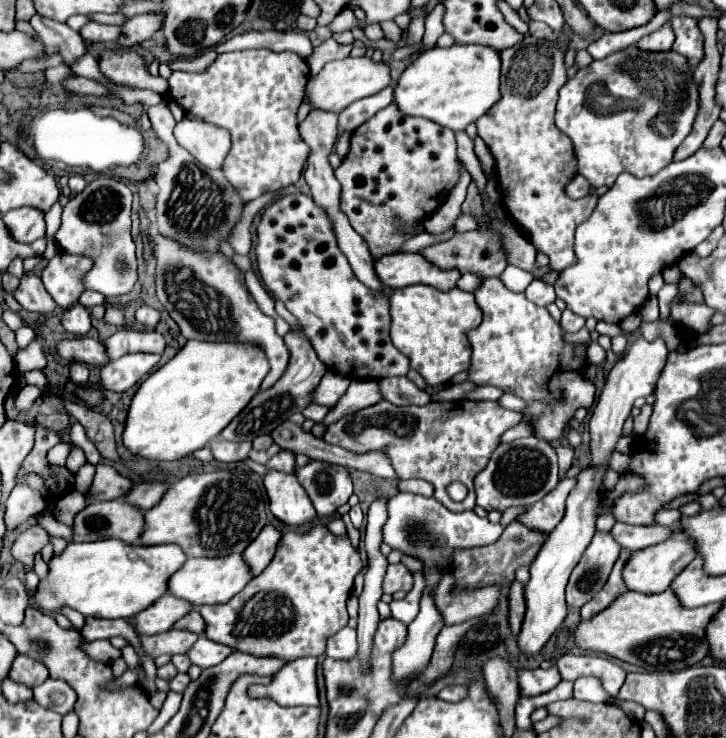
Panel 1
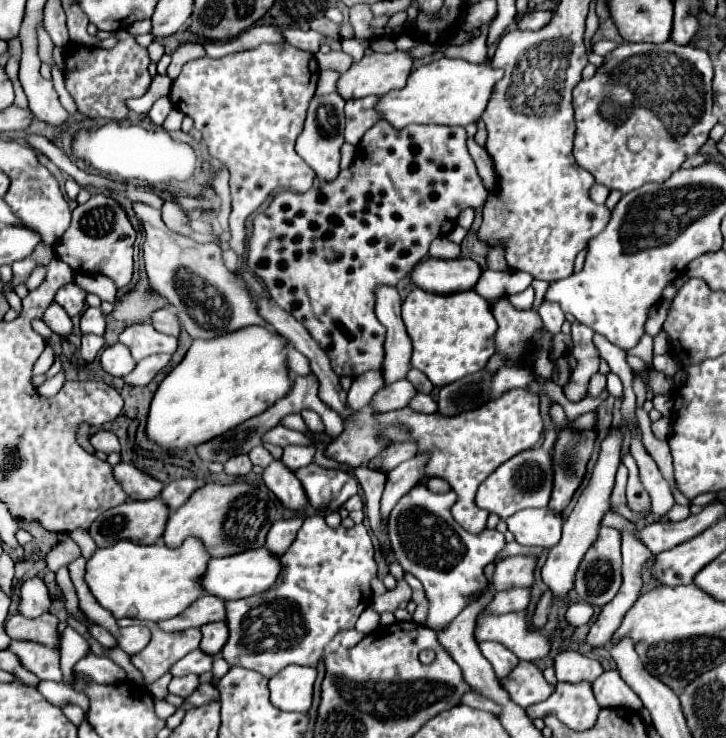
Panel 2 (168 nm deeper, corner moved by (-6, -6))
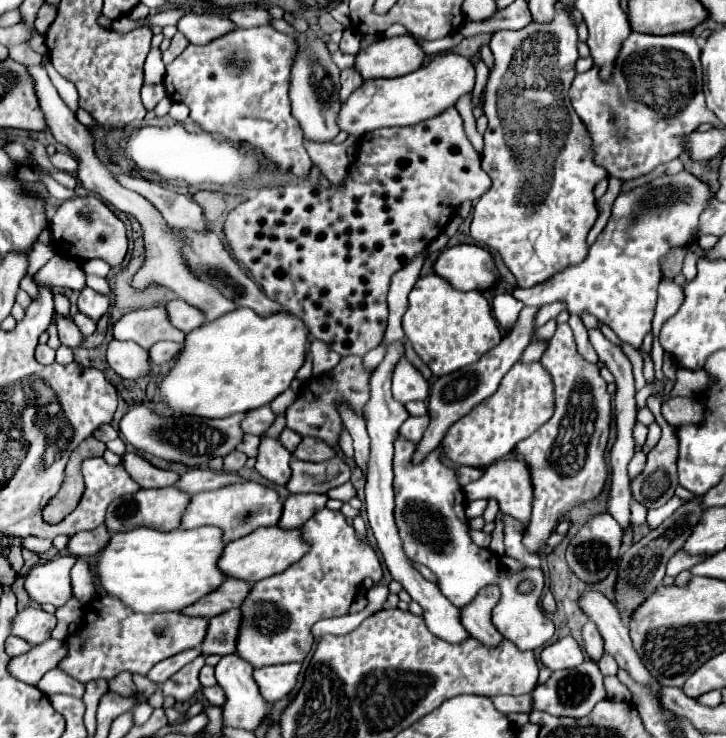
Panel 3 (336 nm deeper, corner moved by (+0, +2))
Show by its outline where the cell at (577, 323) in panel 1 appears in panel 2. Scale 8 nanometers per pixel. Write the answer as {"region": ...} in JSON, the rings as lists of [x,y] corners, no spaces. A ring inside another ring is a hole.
{"region":[[[574,322],[572,324],[572,356],[576,358],[576,368],[572,374],[572,382],[564,388],[566,398],[570,402],[580,402],[586,396],[588,380],[598,372],[600,354],[592,342],[594,330]]]}

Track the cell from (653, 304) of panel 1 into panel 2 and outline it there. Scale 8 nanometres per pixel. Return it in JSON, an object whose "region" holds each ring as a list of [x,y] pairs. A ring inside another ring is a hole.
{"region":[[[644,334],[644,336],[642,336],[642,340],[638,342],[638,346],[636,346],[636,348],[632,348],[632,350],[628,350],[628,354],[642,358],[642,360],[646,362],[646,366],[648,366],[648,368],[652,368],[652,358],[654,358],[653,338],[650,338],[648,334]]]}

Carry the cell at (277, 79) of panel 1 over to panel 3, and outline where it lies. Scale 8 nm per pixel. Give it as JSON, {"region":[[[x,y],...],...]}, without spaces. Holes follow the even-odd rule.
{"region":[[[272,26],[234,30],[226,36],[212,40],[206,46],[190,44],[172,64],[166,66],[164,86],[172,102],[184,102],[190,108],[190,118],[210,134],[220,134],[230,142],[246,142],[260,150],[262,156],[272,162],[280,172],[292,172],[298,178],[310,174],[312,160],[304,148],[304,136],[300,126],[290,114],[290,72],[296,62],[298,44],[294,38],[274,30]]]}

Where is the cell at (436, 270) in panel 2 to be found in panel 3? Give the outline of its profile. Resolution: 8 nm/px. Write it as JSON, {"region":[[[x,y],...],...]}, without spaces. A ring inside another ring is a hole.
{"region":[[[474,244],[446,248],[436,258],[434,272],[444,280],[450,280],[450,284],[462,292],[486,290],[498,280],[490,252]]]}

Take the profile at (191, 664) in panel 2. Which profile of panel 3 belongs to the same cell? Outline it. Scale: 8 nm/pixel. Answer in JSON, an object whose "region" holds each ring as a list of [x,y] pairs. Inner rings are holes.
{"region":[[[190,648],[190,650],[184,650],[184,652],[178,652],[176,656],[170,656],[162,662],[158,662],[150,672],[148,672],[148,678],[156,684],[162,684],[164,680],[168,680],[172,674],[176,674],[182,666],[186,666],[188,662],[192,662],[196,656],[200,656],[200,650],[198,648]]]}

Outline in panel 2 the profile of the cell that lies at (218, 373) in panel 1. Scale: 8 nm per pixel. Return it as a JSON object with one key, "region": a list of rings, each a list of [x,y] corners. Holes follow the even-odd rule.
{"region":[[[248,326],[210,340],[194,340],[184,360],[162,380],[152,398],[148,438],[164,448],[198,446],[262,414],[294,386],[286,360],[286,340],[266,326]]]}

